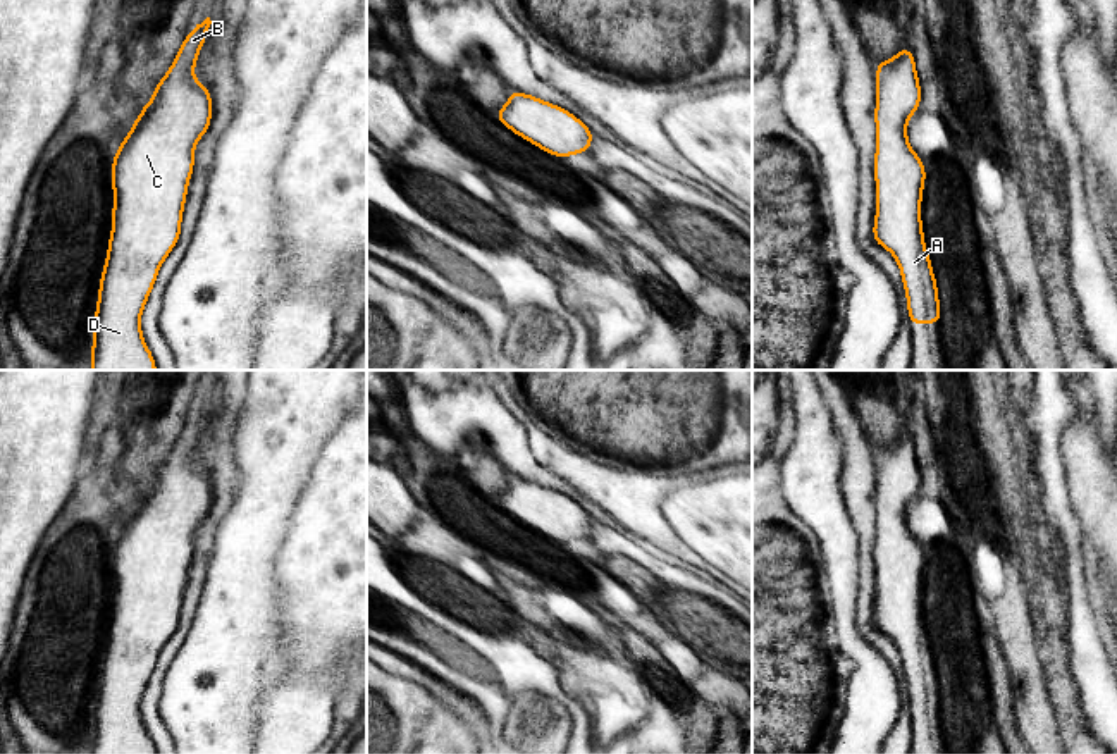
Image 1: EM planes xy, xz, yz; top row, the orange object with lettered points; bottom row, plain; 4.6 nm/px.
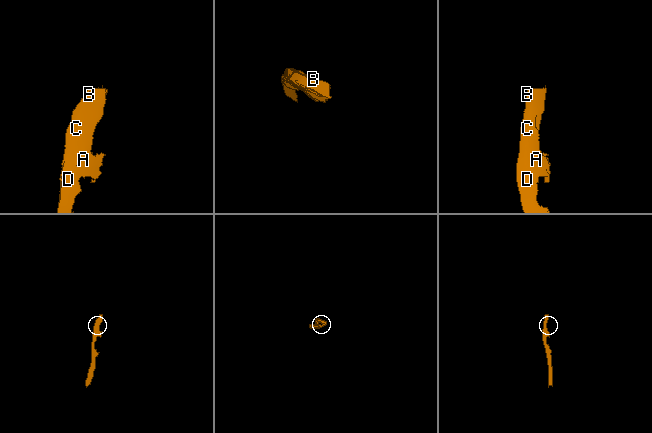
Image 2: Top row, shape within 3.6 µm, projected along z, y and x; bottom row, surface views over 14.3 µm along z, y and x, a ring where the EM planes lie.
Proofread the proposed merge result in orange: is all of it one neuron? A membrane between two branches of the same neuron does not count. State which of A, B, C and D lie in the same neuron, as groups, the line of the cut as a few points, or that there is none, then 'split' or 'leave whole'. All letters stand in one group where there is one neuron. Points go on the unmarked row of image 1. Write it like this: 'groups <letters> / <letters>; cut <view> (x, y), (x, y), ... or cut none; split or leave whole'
groups A B C D; cut none; leave whole

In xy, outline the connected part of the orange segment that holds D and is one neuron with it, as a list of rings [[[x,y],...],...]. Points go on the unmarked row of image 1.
[[[207,403],[184,423],[167,460],[157,468],[153,484],[141,491],[141,501],[136,503],[114,541],[112,620],[93,704],[91,754],[157,754],[143,725],[139,704],[160,651],[181,623],[186,577],[194,553],[194,530],[212,508],[212,480],[193,460],[210,410]]]

